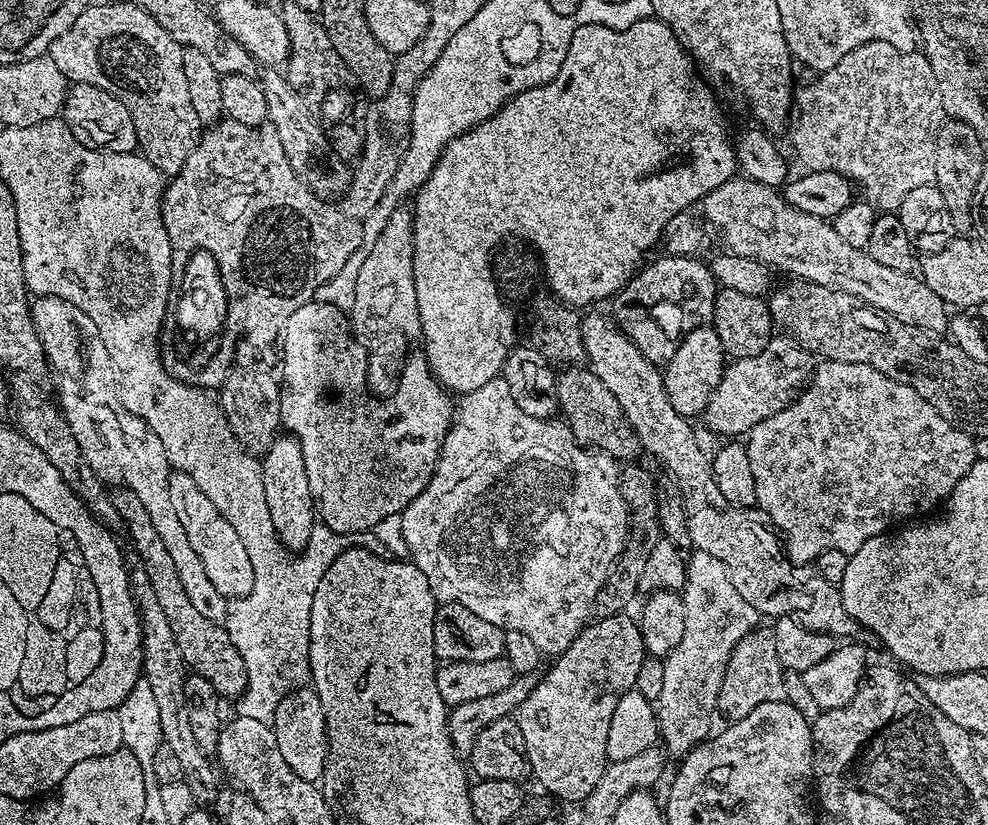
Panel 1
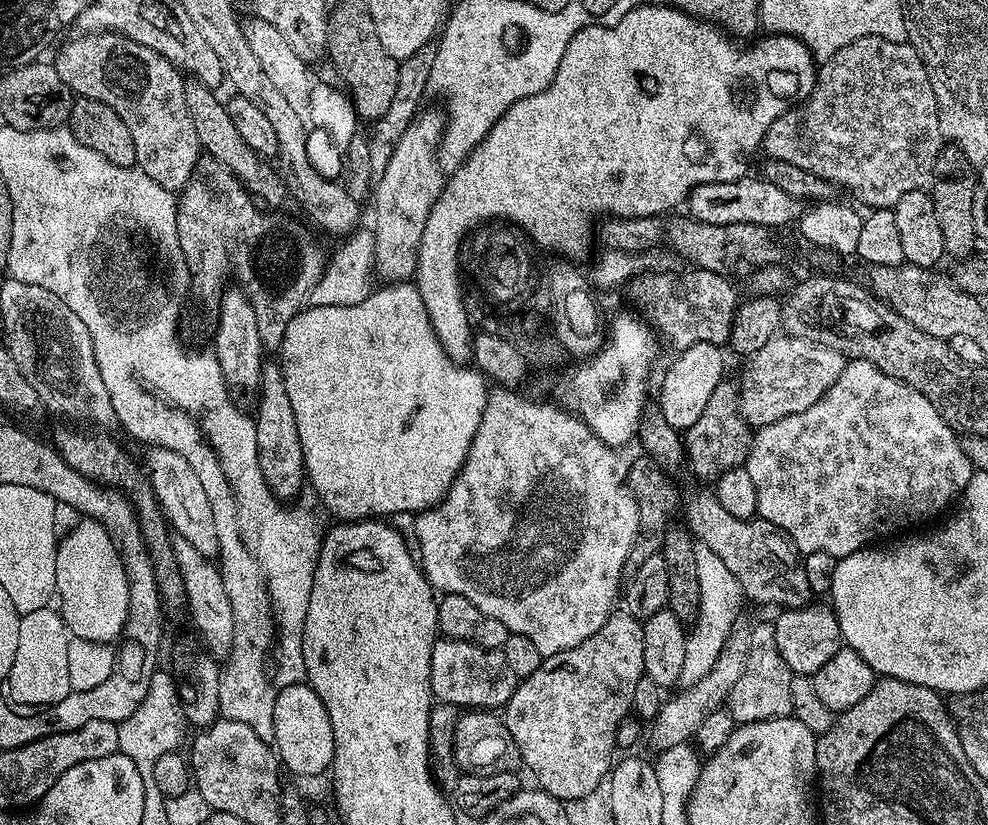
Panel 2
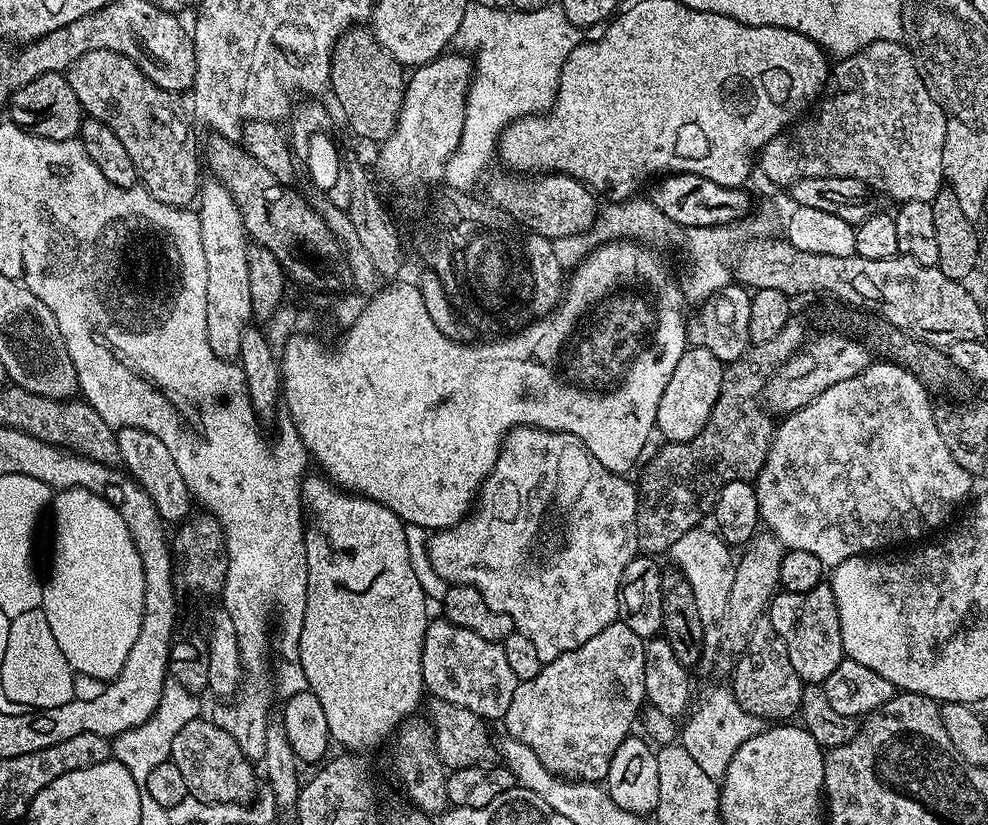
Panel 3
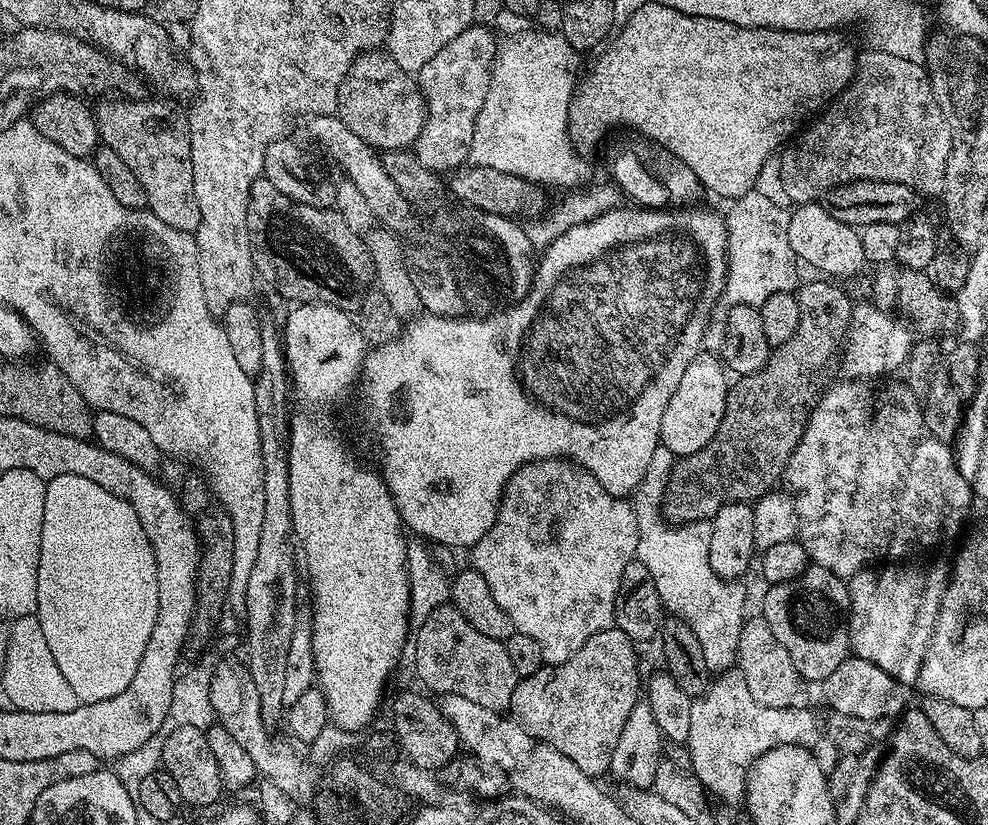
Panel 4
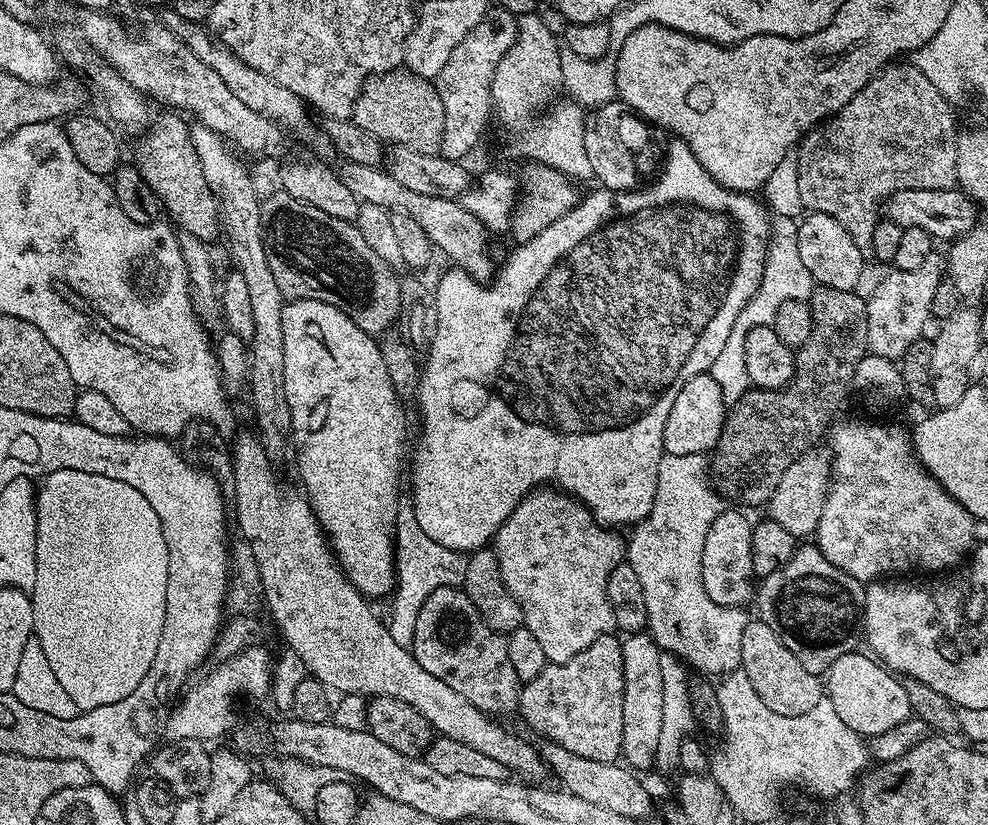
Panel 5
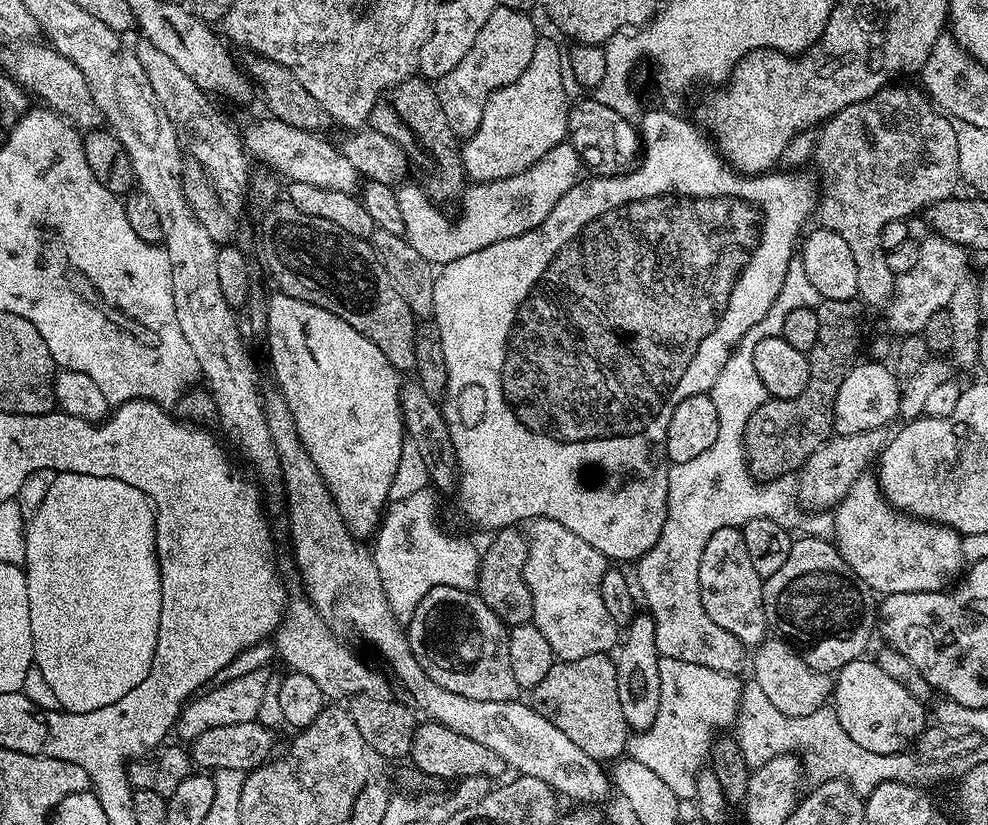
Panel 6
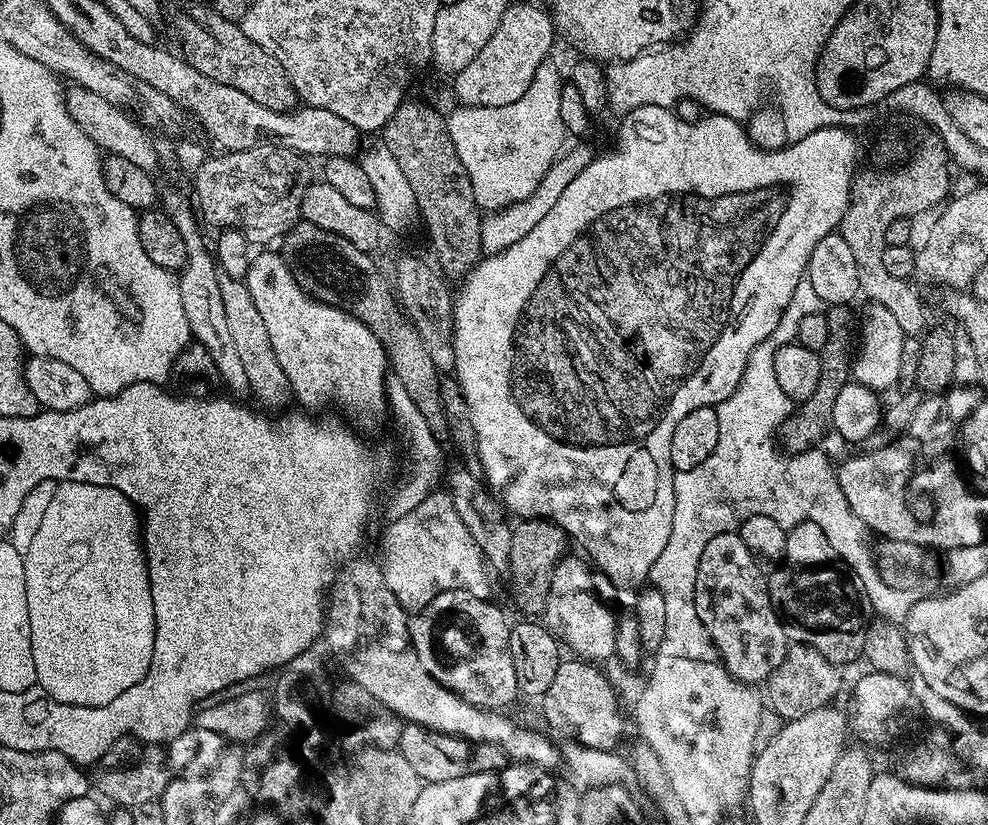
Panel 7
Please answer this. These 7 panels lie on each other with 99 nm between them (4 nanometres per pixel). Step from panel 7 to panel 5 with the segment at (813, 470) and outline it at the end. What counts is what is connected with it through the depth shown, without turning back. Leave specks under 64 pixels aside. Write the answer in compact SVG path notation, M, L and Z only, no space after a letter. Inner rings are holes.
M810 270L807 272L768 272L768 276L762 274L760 281L763 282L764 288L758 286L758 290L751 299L752 308L748 308L748 312L744 312L744 316L738 314L740 324L735 324L736 332L730 332L730 338L726 338L726 346L722 346L722 351L718 353L718 358L714 358L710 369L714 382L718 382L718 386L722 386L722 394L725 401L728 402L739 400L744 392L747 392L750 388L748 375L746 374L746 334L750 330L754 330L754 326L771 324L774 314L778 310L778 306L782 306L782 302L790 302L791 300L809 301L814 289L814 281ZM664 455L658 462L658 490L654 494L654 506L648 517L631 529L632 537L626 540L626 562L634 566L634 574L642 582L642 594L646 596L705 596L702 582L702 546L706 546L706 534L726 504L710 479L710 460L702 456Z

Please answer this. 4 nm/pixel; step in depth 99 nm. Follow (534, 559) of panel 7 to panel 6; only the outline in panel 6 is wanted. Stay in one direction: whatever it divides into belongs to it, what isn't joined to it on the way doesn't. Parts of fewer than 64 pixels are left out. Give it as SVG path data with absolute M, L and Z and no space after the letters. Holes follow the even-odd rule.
M519 527L501 528L483 549L480 558L480 573L475 591L498 614L503 624L515 626L532 623L534 614L534 598L530 594L530 586L524 581L524 567L528 557L528 538Z

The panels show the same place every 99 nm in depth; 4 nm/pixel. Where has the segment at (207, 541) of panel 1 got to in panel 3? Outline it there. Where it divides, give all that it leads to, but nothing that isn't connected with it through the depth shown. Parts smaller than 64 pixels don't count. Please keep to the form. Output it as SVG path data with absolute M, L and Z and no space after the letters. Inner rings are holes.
M137 428L119 429L116 438L123 471L140 484L142 490L146 490L146 494L156 508L156 513L160 515L161 521L176 520L175 522L183 522L187 520L193 511L194 500L178 470L178 466L174 462L174 458L170 454L170 450L166 450L166 445L160 439L154 438L154 434Z

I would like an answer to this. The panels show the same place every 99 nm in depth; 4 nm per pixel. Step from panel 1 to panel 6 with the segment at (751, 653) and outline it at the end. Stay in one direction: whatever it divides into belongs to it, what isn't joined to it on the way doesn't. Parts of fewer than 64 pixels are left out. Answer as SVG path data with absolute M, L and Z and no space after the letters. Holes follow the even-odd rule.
M783 638L765 639L764 643L755 649L750 660L754 680L762 686L762 691L770 698L771 705L782 714L804 716L813 714L819 708L829 703L834 687L833 681L825 673L806 666L799 651L789 641Z

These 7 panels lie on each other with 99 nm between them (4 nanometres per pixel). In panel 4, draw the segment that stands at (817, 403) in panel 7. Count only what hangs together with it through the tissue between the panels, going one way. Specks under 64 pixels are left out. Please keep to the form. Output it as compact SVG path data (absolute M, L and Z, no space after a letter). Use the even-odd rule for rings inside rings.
M816 278L797 289L799 326L793 337L777 345L766 366L754 374L737 377L730 385L726 400L726 413L714 437L695 454L675 461L664 494L663 513L669 523L687 524L709 521L727 503L755 503L771 491L781 479L794 447L805 432L808 416L820 396L818 374L822 373L843 347L849 323L852 320L853 300L833 281Z

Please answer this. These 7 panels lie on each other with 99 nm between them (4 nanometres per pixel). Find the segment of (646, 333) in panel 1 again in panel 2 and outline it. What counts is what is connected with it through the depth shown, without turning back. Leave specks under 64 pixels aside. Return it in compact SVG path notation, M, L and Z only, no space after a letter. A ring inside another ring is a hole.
M698 267L688 271L692 272L679 276L676 270L645 270L633 276L626 291L630 299L636 300L635 311L655 325L663 343L665 340L673 344L673 349L689 348L698 342L727 345L732 339L732 322L738 307L735 286L728 281L731 279L727 275L718 272Z

